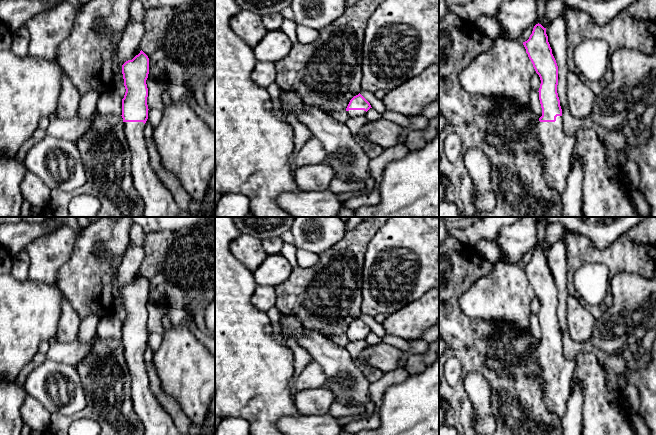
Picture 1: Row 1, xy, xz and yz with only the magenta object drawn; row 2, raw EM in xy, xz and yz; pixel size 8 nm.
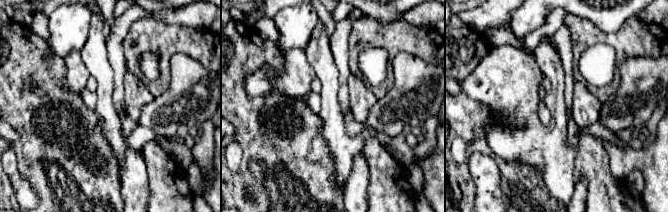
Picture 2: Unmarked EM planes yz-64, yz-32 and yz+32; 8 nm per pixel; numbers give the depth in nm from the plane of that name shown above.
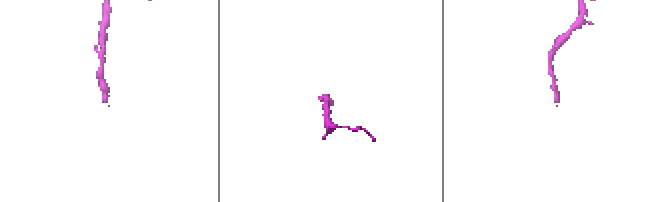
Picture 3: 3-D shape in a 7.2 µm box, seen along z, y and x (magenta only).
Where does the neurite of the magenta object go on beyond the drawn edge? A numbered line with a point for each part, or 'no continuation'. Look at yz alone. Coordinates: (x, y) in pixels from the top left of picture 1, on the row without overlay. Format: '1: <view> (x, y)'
1: yz (504, 295)

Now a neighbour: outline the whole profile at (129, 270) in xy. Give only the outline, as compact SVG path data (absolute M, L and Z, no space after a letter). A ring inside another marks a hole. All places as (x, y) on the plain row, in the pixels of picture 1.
M131 241L129 242L125 256L118 267L117 271L117 287L118 296L114 300L114 312L118 315L121 322L124 322L126 313L124 310L124 303L122 298L122 289L128 285L132 284L141 275L141 264L145 255L144 248L138 246Z

